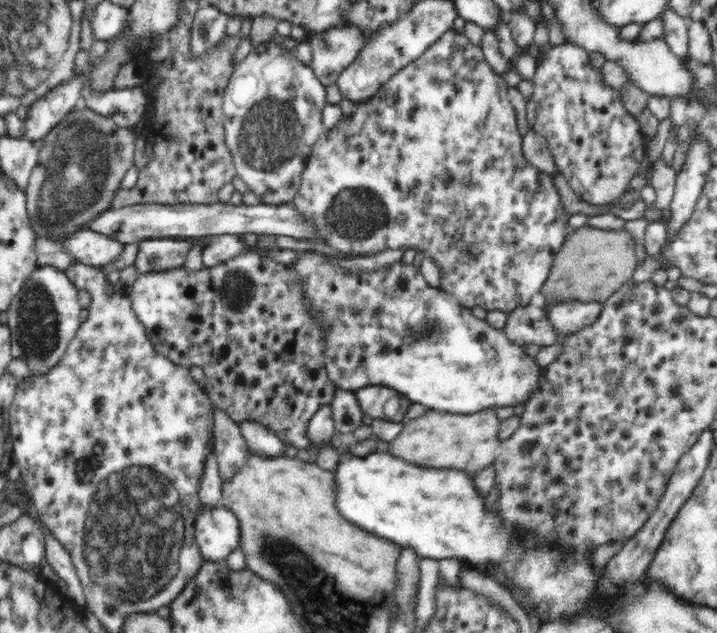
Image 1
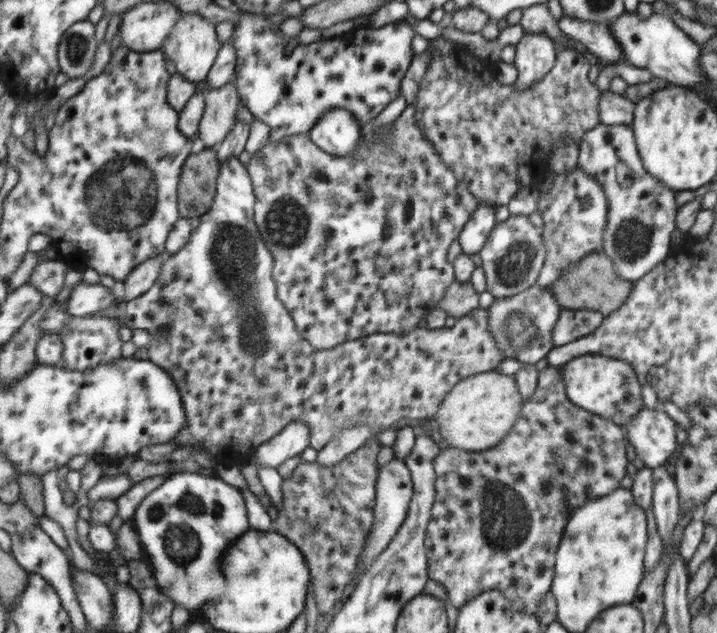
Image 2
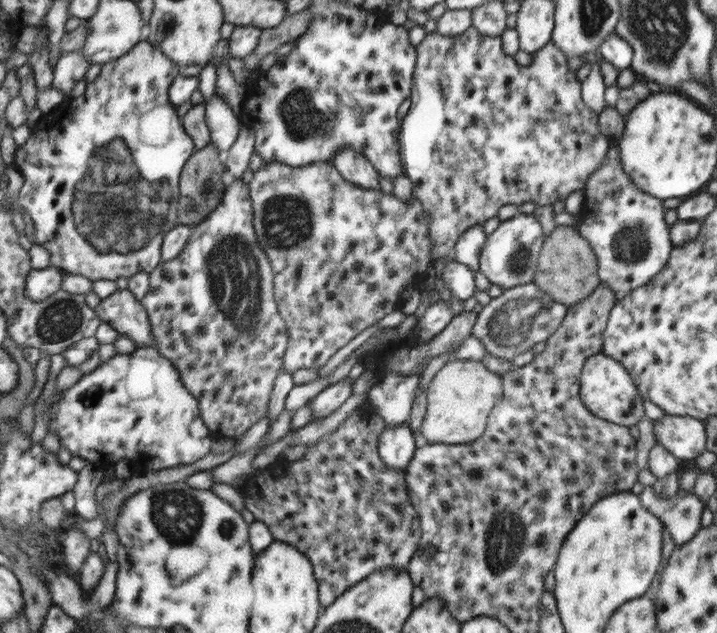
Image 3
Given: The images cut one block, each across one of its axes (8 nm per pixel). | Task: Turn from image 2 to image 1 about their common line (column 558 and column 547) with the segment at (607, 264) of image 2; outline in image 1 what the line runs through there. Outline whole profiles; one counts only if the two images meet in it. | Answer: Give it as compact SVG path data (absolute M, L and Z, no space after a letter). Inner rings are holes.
M589 226L577 228L570 232L565 244L556 253L555 261L551 266L551 274L547 278L540 294L544 296L547 304L552 302L571 302L580 300L584 302L604 302L620 289L626 282L634 278L638 258L634 253L636 242L624 229L606 230ZM576 262L579 270L584 272L584 278L567 286L572 292L566 292L566 278L574 278L572 268Z

